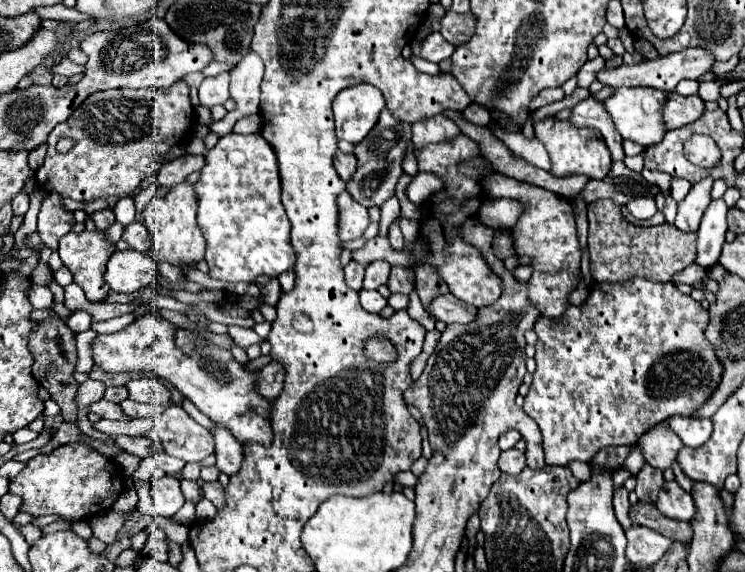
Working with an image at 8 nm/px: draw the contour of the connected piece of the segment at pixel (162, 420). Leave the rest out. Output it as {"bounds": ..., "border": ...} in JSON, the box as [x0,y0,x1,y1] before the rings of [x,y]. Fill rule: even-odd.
{"bounds":[153,408,213,462],"border":[[[167,408],[153,426],[165,452],[181,458],[183,462],[199,462],[213,454],[213,436],[209,430],[199,426],[183,408]]]}

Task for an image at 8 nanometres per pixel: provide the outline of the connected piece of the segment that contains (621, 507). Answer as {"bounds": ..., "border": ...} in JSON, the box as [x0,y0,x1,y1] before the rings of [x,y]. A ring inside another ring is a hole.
{"bounds":[613,486,633,528],"border":[[[621,486],[621,488],[617,488],[615,490],[615,494],[613,494],[613,506],[615,506],[615,516],[617,516],[617,520],[619,520],[619,524],[623,526],[623,528],[629,528],[629,526],[633,526],[633,520],[629,518],[629,498],[627,498],[627,488],[625,486]]]}

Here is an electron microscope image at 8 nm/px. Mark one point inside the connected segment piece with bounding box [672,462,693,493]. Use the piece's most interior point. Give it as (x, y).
(684, 481)

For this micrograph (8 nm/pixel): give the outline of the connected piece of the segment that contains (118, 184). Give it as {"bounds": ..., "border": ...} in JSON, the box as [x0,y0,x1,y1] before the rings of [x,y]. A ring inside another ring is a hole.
{"bounds":[35,80,193,202],"border":[[[185,80],[169,88],[95,92],[75,108],[69,120],[53,128],[47,140],[45,162],[35,172],[35,180],[41,182],[43,190],[55,190],[75,202],[91,202],[103,196],[123,198],[131,194],[143,178],[157,174],[161,158],[171,146],[185,140],[191,124],[193,108]],[[63,136],[75,140],[75,148],[67,154],[55,150],[57,140]]]}

